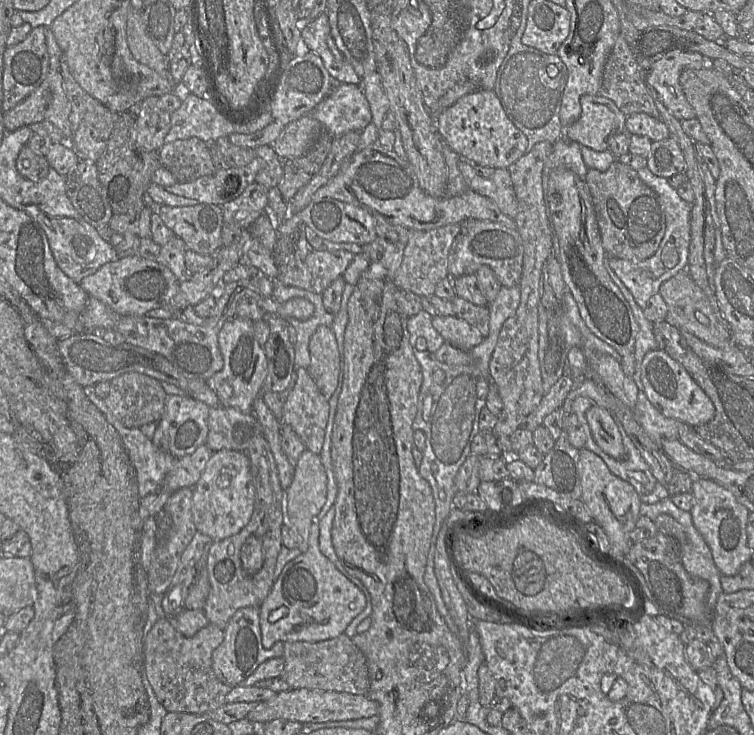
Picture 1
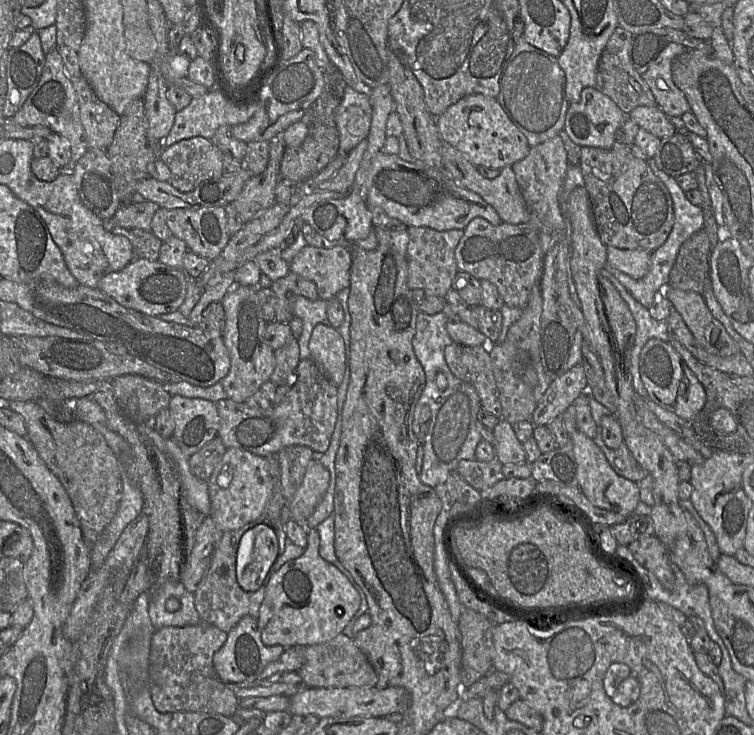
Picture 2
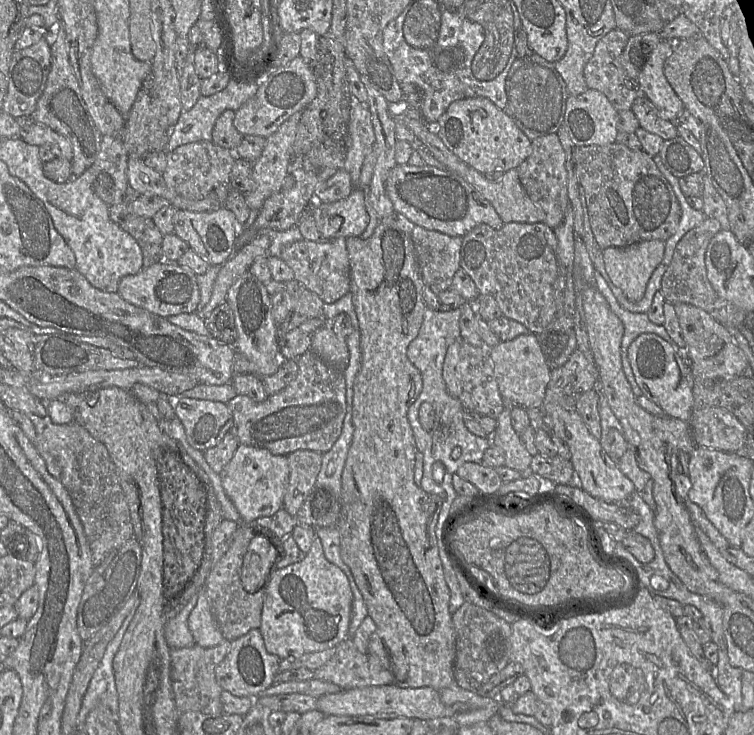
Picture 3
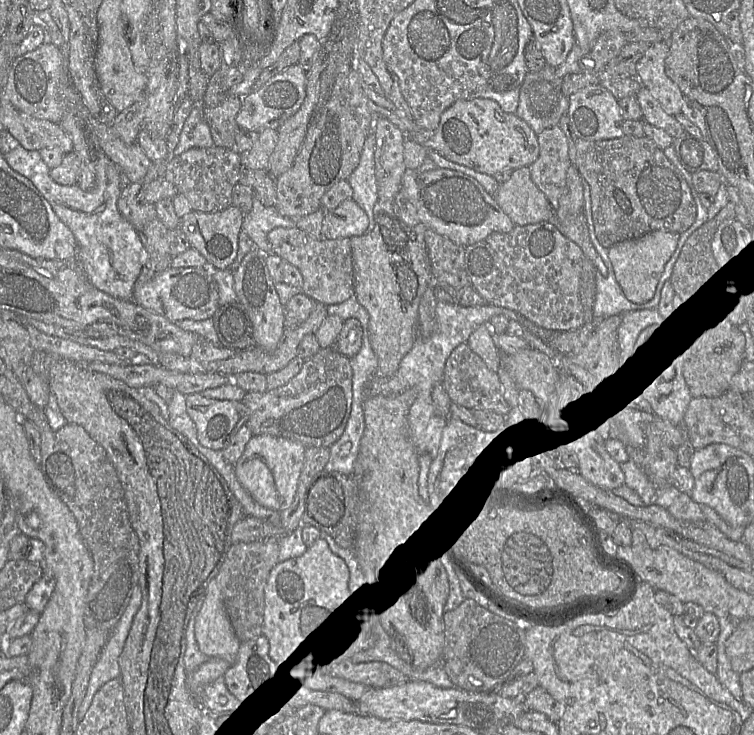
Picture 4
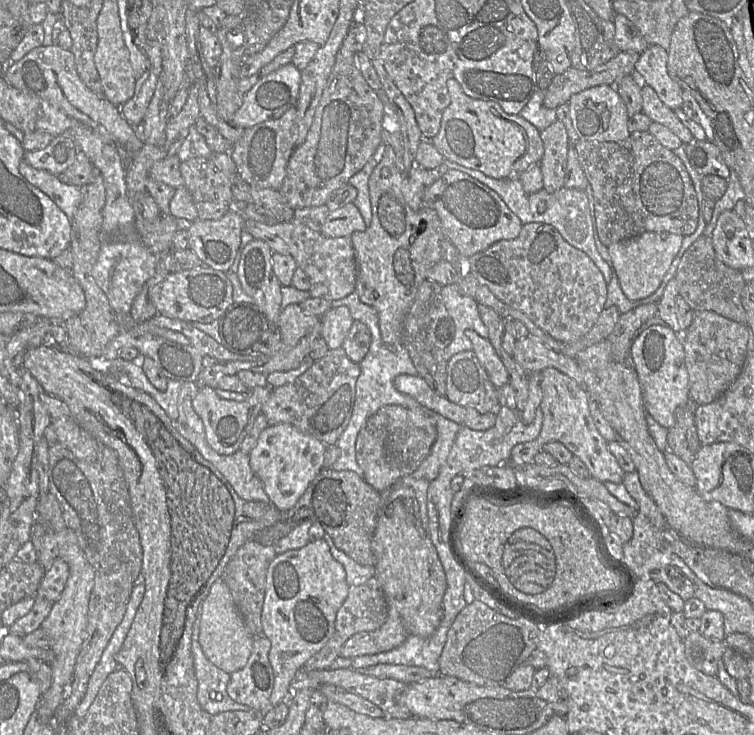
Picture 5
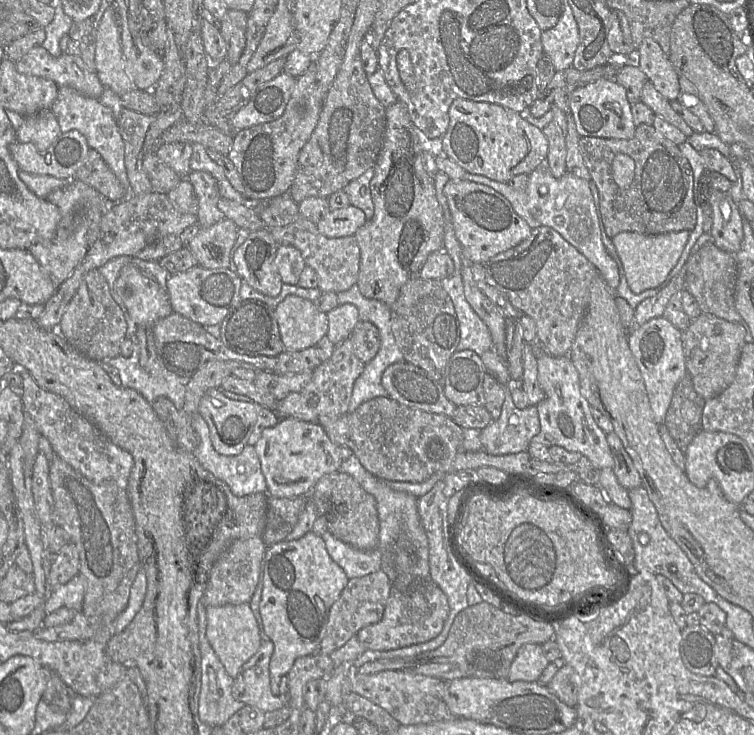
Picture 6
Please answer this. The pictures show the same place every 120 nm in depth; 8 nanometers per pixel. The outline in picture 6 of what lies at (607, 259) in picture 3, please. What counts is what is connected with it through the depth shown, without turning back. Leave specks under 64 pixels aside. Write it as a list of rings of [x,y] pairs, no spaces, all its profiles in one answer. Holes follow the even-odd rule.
[[[691,231],[671,232],[659,235],[642,235],[636,232],[621,232],[612,242],[621,260],[627,284],[634,294],[658,287],[677,264]]]

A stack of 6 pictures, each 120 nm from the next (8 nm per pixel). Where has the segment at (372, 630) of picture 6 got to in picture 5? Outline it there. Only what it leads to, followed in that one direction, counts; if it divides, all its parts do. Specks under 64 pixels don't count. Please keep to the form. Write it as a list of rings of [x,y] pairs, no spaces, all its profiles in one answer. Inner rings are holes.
[[[388,608],[387,619],[379,629],[351,636],[341,647],[339,656],[353,659],[361,655],[386,652],[401,645],[407,637],[408,633],[398,614]]]

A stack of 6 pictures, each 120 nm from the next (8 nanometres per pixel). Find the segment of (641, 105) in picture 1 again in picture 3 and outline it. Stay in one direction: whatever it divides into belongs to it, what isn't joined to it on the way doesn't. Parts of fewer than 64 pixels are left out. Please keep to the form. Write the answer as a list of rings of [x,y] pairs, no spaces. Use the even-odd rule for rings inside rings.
[[[616,28],[602,37],[593,52],[593,55],[584,67],[584,78],[589,89],[602,92],[617,111],[631,109],[637,98],[644,97],[638,79],[631,77],[621,65],[621,55],[630,36]]]

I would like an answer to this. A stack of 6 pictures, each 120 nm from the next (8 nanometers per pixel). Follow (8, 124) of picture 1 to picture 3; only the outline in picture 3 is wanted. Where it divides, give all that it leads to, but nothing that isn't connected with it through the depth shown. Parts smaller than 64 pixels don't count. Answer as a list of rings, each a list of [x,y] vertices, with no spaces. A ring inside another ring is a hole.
[[[60,18],[59,22],[57,22],[57,38],[50,46],[50,50],[50,71],[43,93],[30,116],[30,121],[44,124],[69,140],[73,150],[73,158],[71,160],[72,175],[77,177],[82,175],[96,160],[101,149],[102,134],[92,120],[69,63],[66,32]]]

